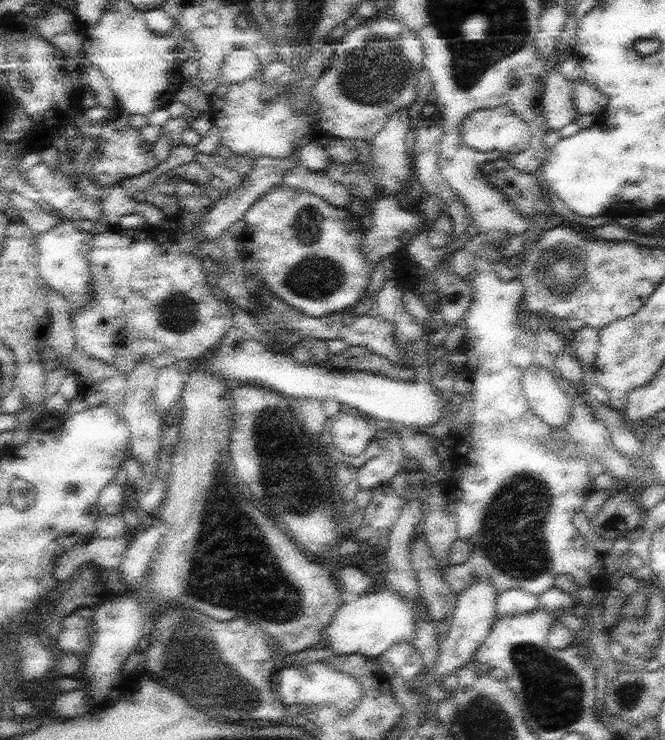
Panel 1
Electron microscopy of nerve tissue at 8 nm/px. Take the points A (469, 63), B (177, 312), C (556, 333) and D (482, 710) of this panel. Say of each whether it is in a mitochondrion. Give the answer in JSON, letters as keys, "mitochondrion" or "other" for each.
{"A":"mitochondrion","B":"mitochondrion","C":"other","D":"mitochondrion"}

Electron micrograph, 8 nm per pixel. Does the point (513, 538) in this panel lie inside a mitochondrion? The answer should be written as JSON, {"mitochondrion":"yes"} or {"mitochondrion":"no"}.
{"mitochondrion":"yes"}

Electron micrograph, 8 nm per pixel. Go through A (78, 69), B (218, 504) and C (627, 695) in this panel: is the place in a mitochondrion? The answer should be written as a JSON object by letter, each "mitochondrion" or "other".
{"A":"other","B":"mitochondrion","C":"mitochondrion"}

